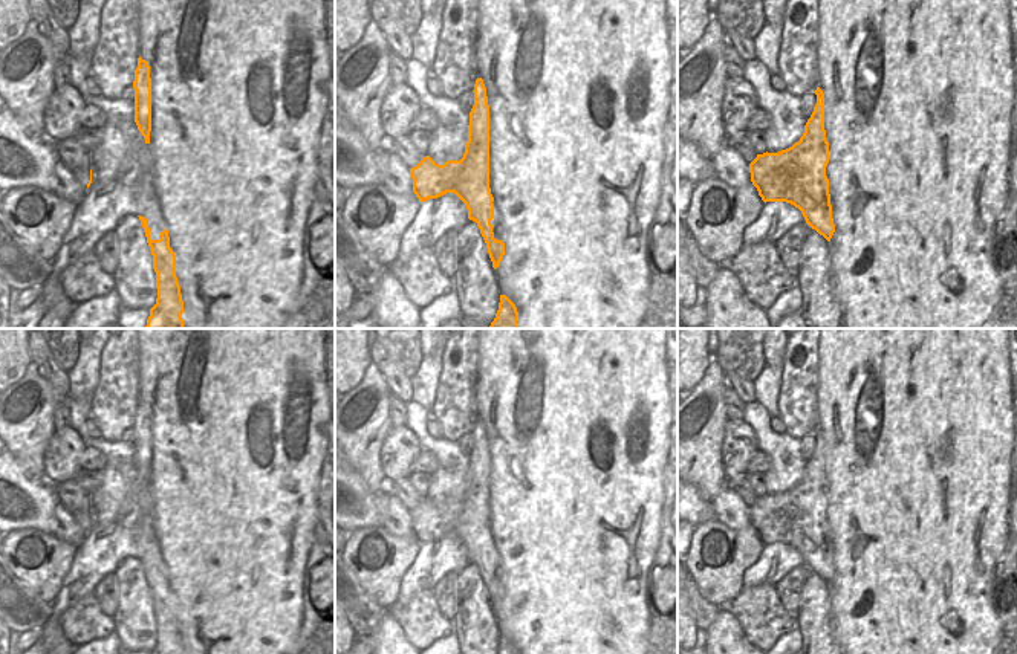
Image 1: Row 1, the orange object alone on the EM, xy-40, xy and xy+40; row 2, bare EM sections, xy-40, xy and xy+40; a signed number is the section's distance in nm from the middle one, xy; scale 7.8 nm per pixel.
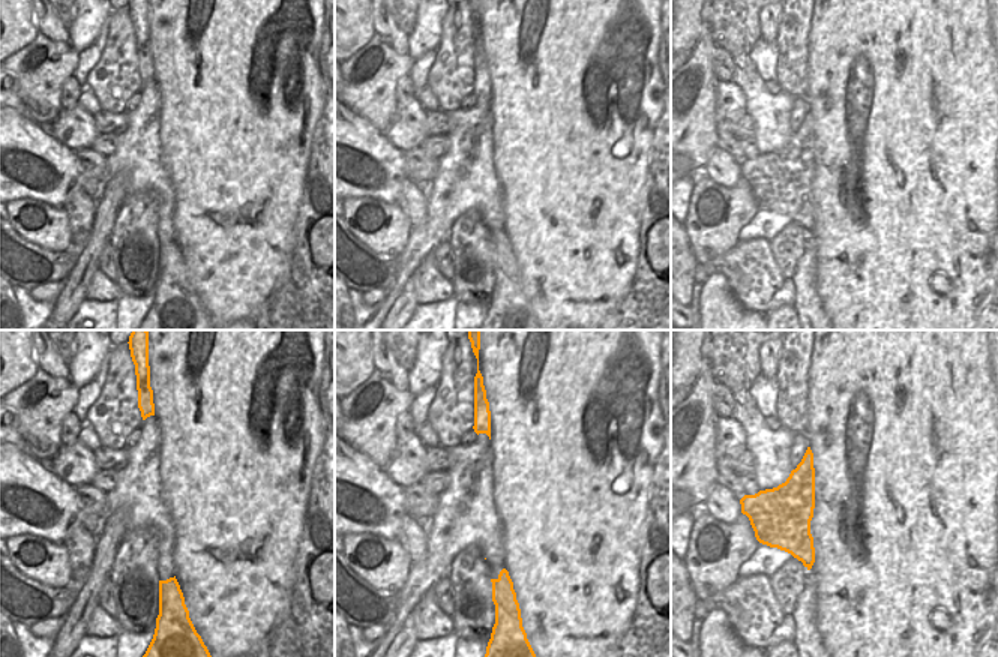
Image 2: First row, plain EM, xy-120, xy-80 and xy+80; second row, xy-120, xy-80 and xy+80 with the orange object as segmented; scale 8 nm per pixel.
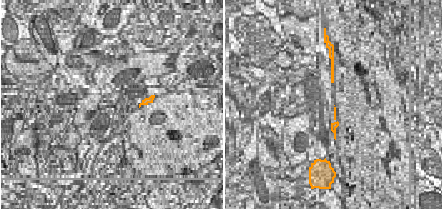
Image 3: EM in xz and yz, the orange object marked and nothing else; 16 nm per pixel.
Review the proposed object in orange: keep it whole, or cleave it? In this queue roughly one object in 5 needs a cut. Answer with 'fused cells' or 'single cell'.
single cell

